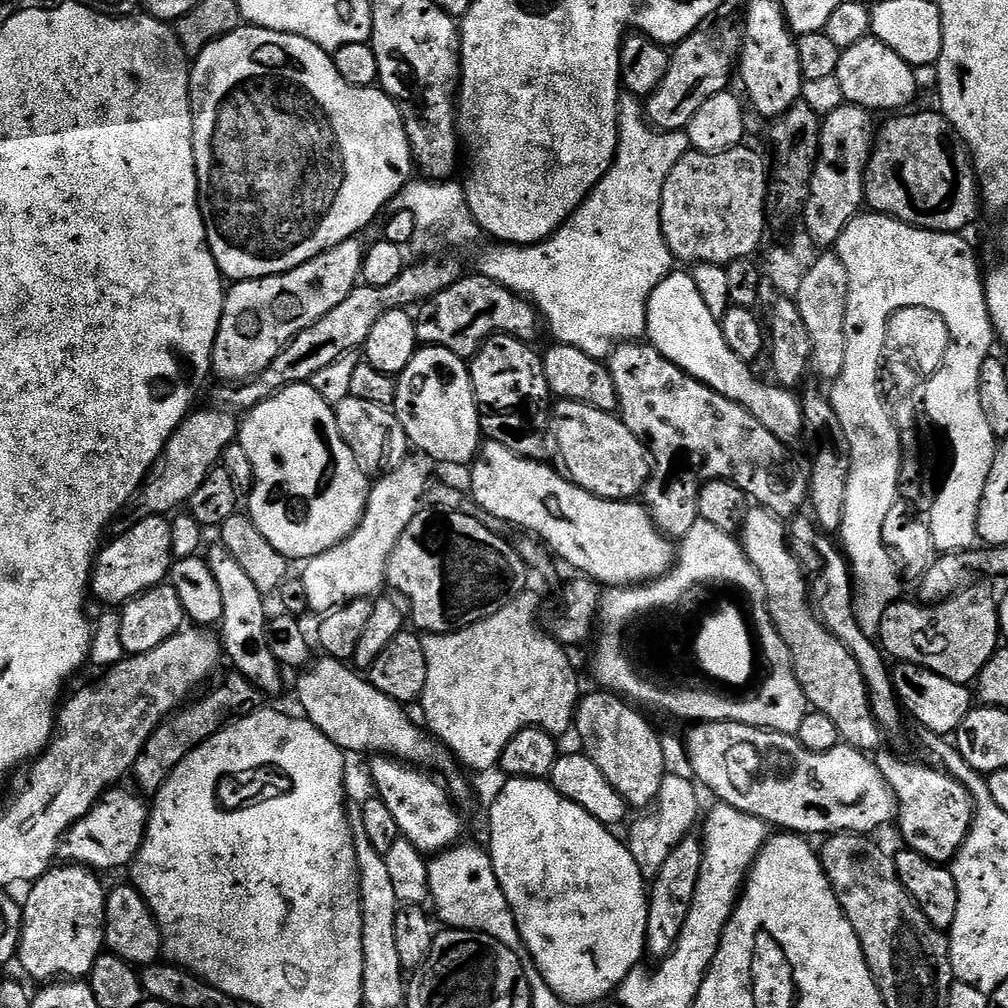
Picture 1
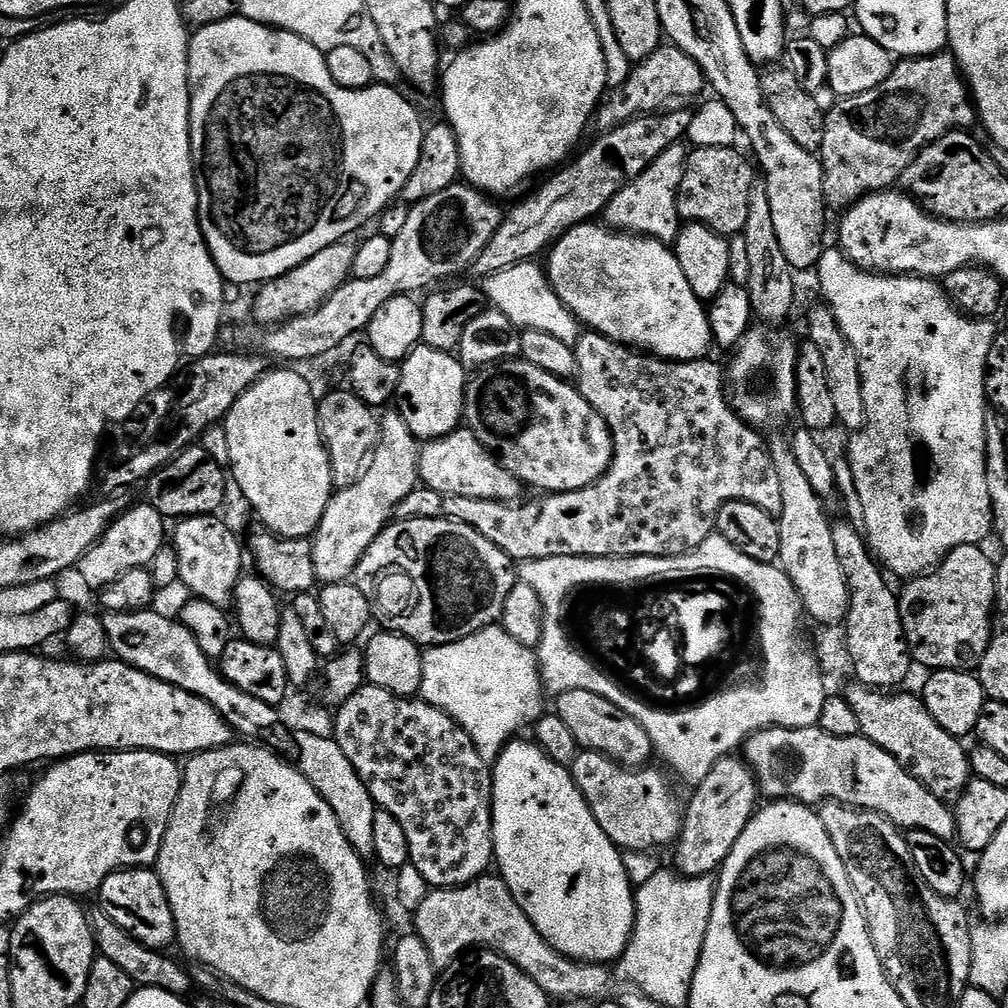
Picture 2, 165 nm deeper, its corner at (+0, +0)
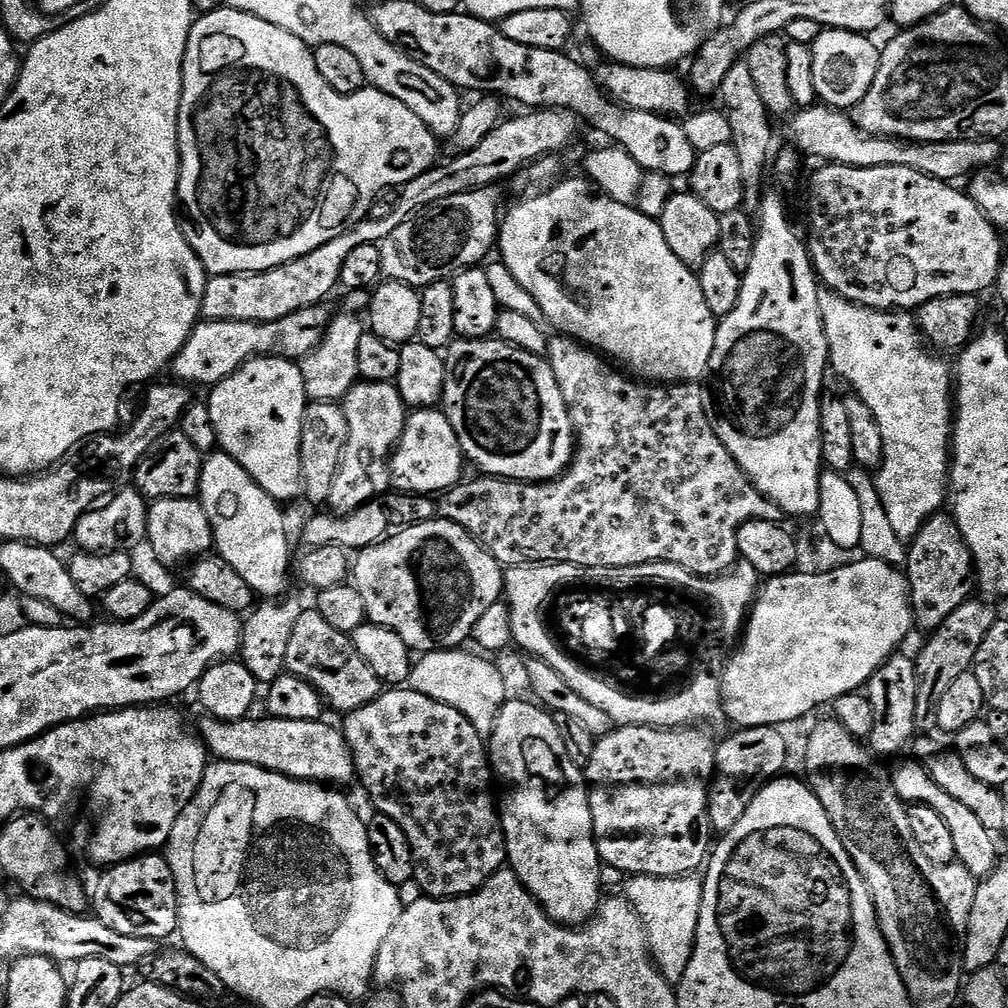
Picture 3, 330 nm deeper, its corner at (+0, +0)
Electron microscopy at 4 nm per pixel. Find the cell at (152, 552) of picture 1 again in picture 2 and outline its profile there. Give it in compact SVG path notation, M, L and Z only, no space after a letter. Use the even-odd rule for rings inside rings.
M147 502L133 503L128 511L123 512L109 526L106 534L102 534L100 541L80 559L78 573L80 572L81 578L84 579L85 586L96 588L95 590L103 590L118 578L122 578L122 574L126 574L126 570L148 568L154 554L158 554L158 550L165 547L164 524L166 525L166 517L158 514L158 510L154 510L152 504Z

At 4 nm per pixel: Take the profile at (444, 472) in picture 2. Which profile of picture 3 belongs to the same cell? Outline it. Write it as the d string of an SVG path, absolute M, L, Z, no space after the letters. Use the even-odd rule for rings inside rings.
M421 408L404 421L404 433L390 457L392 484L404 494L443 494L461 483L466 457L443 411Z

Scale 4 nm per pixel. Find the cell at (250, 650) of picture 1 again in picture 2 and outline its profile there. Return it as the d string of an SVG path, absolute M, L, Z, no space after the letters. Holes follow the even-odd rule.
M219 515L188 516L179 521L175 525L176 533L173 536L171 533L170 547L175 550L178 558L179 583L185 584L195 599L205 600L228 610L233 607L240 588L240 578L245 571L246 552L242 547L242 540L232 533L231 526L220 519Z

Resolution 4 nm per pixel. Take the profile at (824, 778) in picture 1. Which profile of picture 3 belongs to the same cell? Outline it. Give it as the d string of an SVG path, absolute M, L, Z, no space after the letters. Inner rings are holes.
M915 763L900 764L893 772L890 772L893 790L899 794L905 805L928 804L930 810L935 810L944 819L950 834L954 837L956 860L962 866L966 866L966 870L970 870L972 876L977 878L990 876L998 863L996 844L992 841L995 840L993 833L988 832L986 826L982 826L982 822L978 822L976 815L966 806L962 806L962 802L950 798L950 794L946 794L946 790L942 790L942 786L938 786L938 782L934 782L934 778L923 763Z

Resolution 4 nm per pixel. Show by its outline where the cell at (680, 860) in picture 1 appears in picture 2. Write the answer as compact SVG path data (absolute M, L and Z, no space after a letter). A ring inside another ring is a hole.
M732 754L721 756L710 774L706 774L706 779L691 789L692 797L688 800L688 808L686 804L682 812L680 837L674 845L674 868L681 877L712 876L719 873L724 859L730 850L734 850L734 842L738 842L738 834L746 830L758 811L758 785L747 763L735 758Z

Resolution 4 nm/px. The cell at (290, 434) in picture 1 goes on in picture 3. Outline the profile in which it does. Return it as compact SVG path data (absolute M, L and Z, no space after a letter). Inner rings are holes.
M257 356L254 360L247 360L233 376L227 376L222 383L215 385L211 389L212 392L206 397L206 403L210 410L210 418L214 418L214 426L216 427L216 443L230 458L234 458L246 470L246 474L250 474L250 478L254 478L254 482L258 482L258 486L262 486L262 490L266 490L266 494L273 496L277 502L285 502L284 500L292 500L302 492L302 426L304 425L304 415L310 403L304 385L303 374L300 373L299 363L284 360L281 356Z

